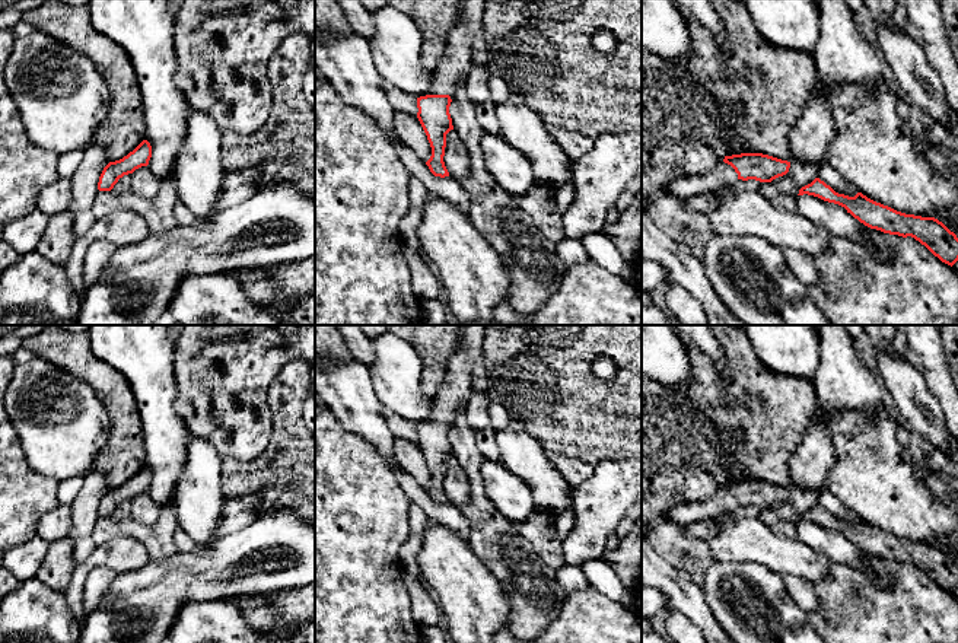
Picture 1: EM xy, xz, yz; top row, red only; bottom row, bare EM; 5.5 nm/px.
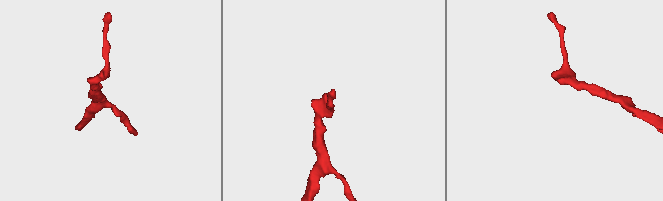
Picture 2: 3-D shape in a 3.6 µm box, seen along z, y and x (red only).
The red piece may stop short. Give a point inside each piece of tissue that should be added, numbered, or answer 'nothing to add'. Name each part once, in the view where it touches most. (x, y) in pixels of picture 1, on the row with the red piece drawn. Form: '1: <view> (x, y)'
1: yz (723, 174)

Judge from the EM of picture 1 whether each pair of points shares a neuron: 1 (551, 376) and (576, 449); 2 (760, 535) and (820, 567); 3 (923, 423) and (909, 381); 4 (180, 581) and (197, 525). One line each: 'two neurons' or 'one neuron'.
1: one neuron
2: one neuron
3: one neuron
4: two neurons

